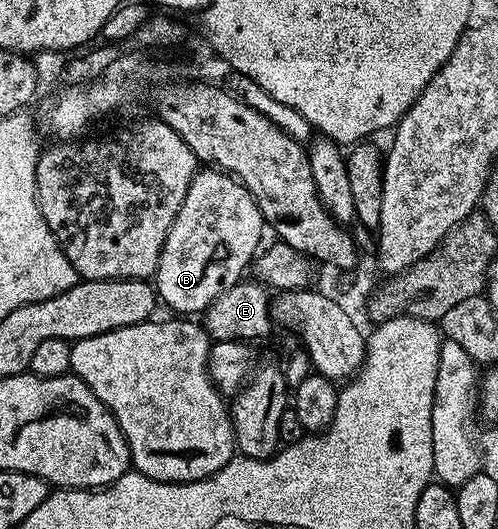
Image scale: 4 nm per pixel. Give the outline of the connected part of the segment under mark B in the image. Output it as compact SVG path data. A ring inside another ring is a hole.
M217 168L199 169L198 173L191 177L185 190L186 194L183 193L181 195L182 203L180 204L180 212L176 212L176 220L172 220L172 228L168 232L168 236L164 240L164 248L160 252L158 272L156 275L156 293L160 299L161 305L163 307L166 305L167 308L170 309L170 312L173 312L175 315L198 316L207 310L221 294L228 292L228 288L232 288L236 283L243 281L245 274L242 273L244 273L245 270L247 273L248 267L253 263L256 255L259 253L260 247L263 245L262 230L264 231L264 219L260 208L256 204L256 200L248 192L248 188L244 188L237 178Z

